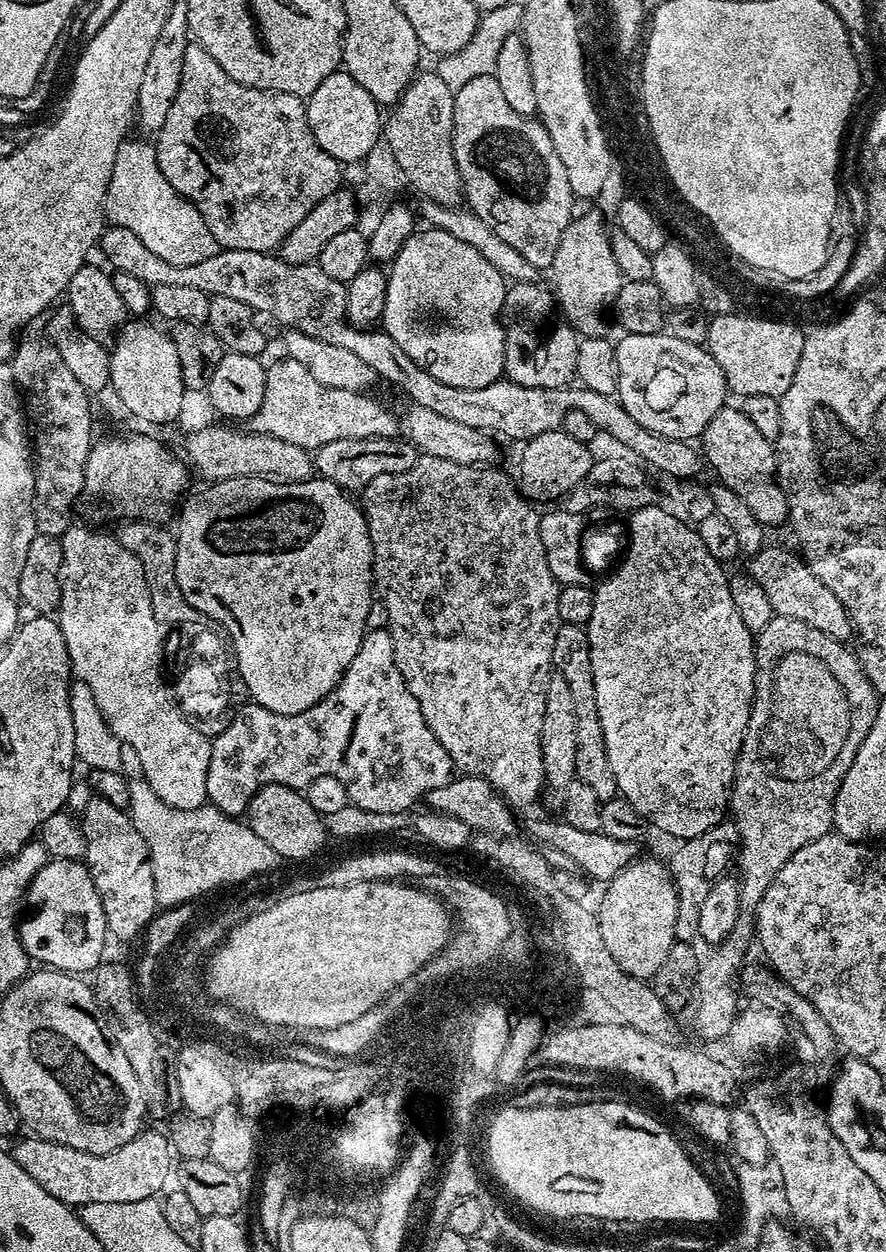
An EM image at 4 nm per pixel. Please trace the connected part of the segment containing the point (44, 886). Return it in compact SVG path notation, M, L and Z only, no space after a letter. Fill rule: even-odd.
M49 859L28 883L26 911L18 931L22 946L35 963L40 963L37 965L69 974L88 974L99 968L105 959L104 939L109 939L110 933L87 863Z

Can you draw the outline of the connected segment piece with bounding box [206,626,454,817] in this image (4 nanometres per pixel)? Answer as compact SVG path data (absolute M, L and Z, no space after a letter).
M372 626L365 631L358 654L354 654L354 662L350 662L350 666L346 666L342 678L336 683L336 689L330 694L326 694L326 698L322 698L314 706L310 706L310 710L302 710L302 714L287 716L286 714L274 714L260 704L251 702L243 707L237 707L232 713L234 713L232 721L217 736L213 735L211 737L210 766L206 774L208 804L227 816L239 817L241 814L247 813L248 804L252 801L252 793L258 791L263 784L284 784L287 788L303 790L306 785L314 782L314 778L319 776L338 778L338 782L342 782L342 786L346 786L349 801L364 810L379 814L408 812L419 800L421 803L422 798L427 797L430 790L438 790L438 786L446 786L454 776L452 759L446 754L442 742L438 742L434 730L430 730L430 726L426 724L426 718L422 716L422 706L418 706L418 698L414 698L414 694L410 694L410 690L394 662L394 642L392 641L392 635L388 633L387 627L384 626L380 626L380 628Z

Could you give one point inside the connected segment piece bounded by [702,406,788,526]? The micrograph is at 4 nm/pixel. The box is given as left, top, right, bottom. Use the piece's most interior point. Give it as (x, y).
(745, 462)

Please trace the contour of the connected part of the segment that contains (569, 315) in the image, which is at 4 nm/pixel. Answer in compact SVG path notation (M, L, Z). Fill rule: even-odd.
M584 212L575 217L558 242L554 262L550 269L551 287L563 319L575 328L581 337L605 335L608 320L604 315L613 311L618 290L624 284L624 276L614 262L610 228L596 212Z

